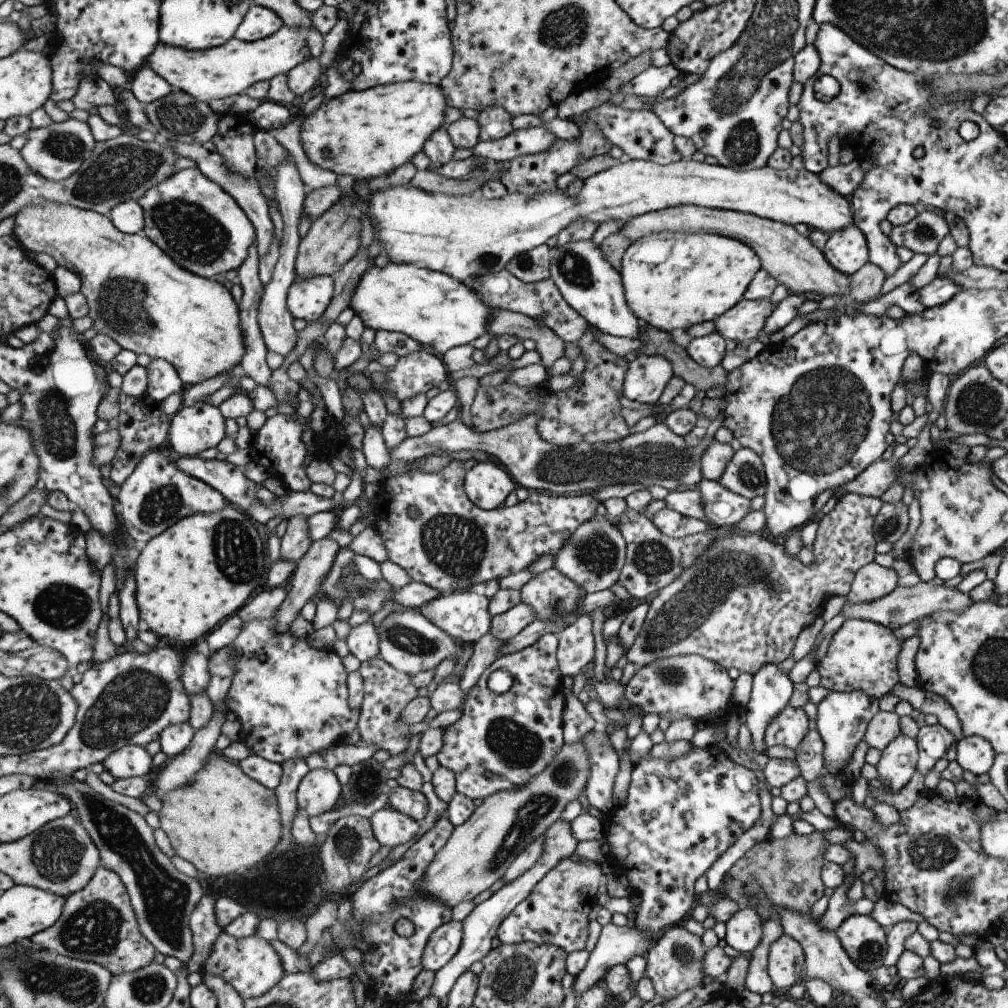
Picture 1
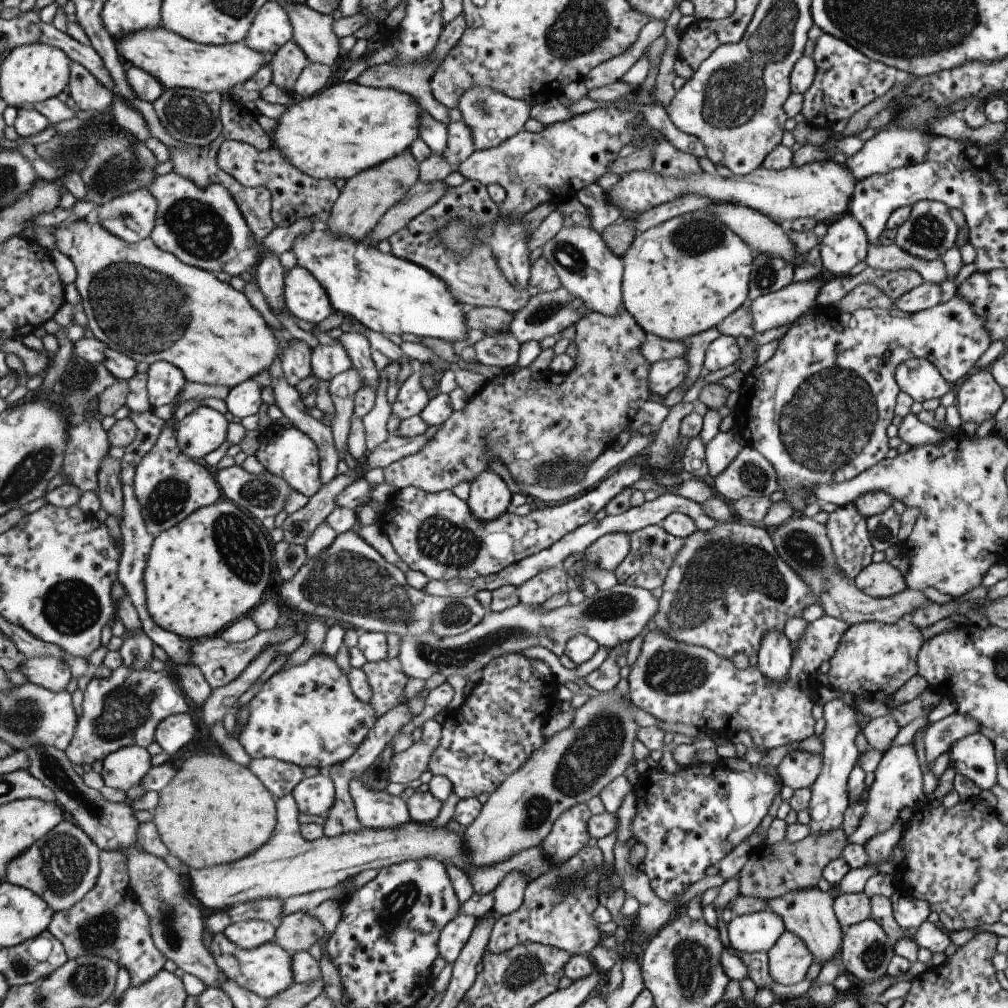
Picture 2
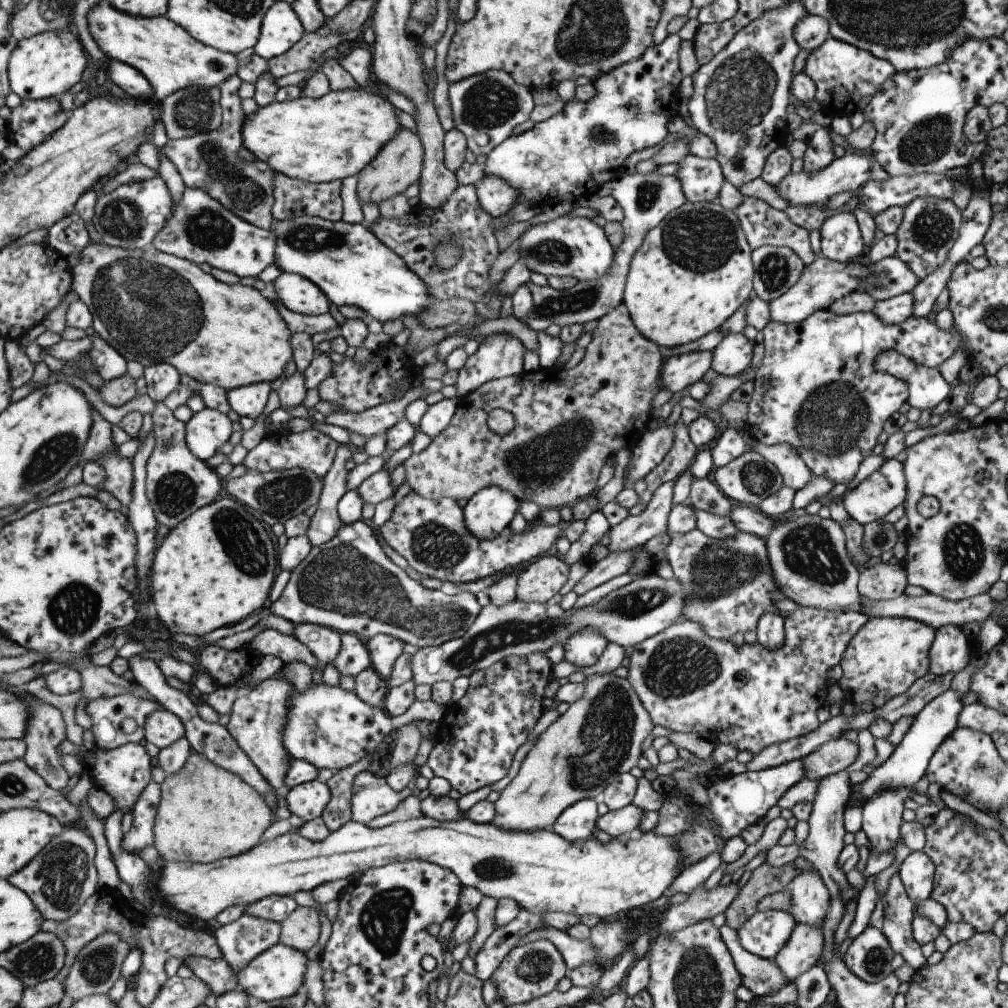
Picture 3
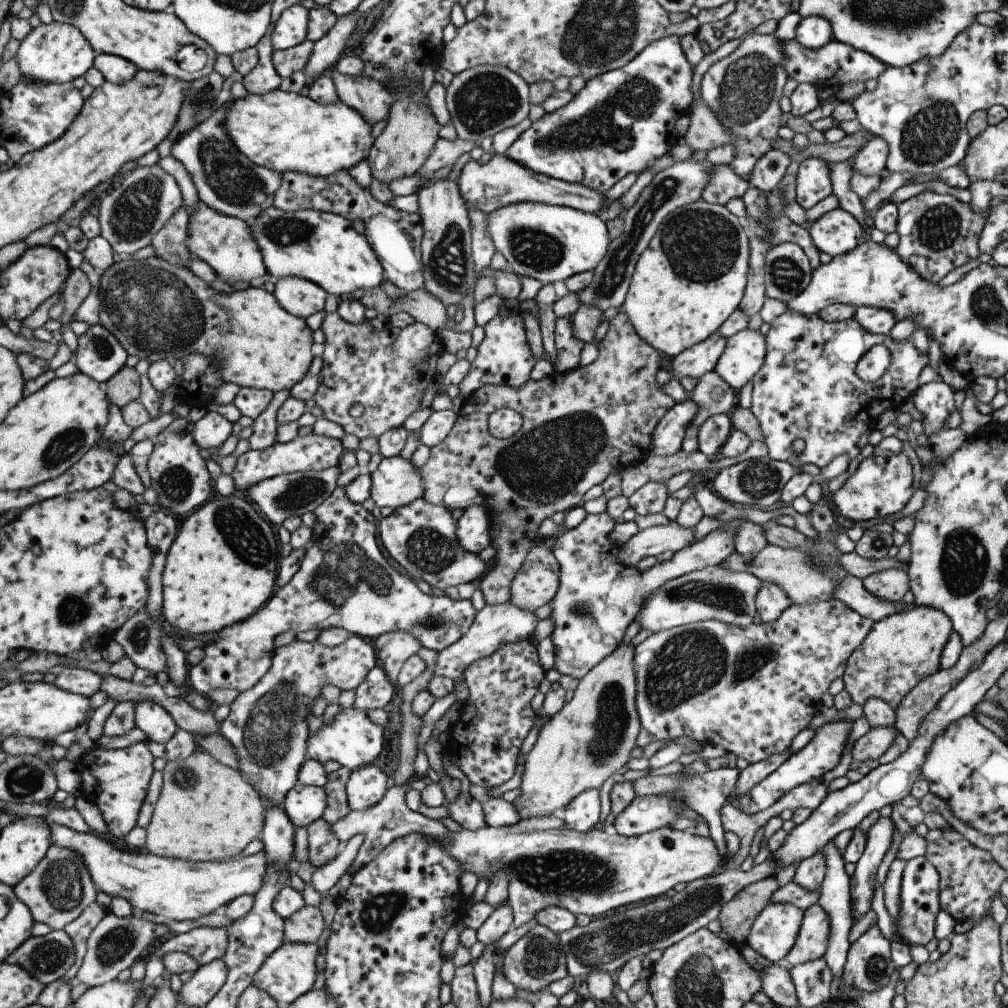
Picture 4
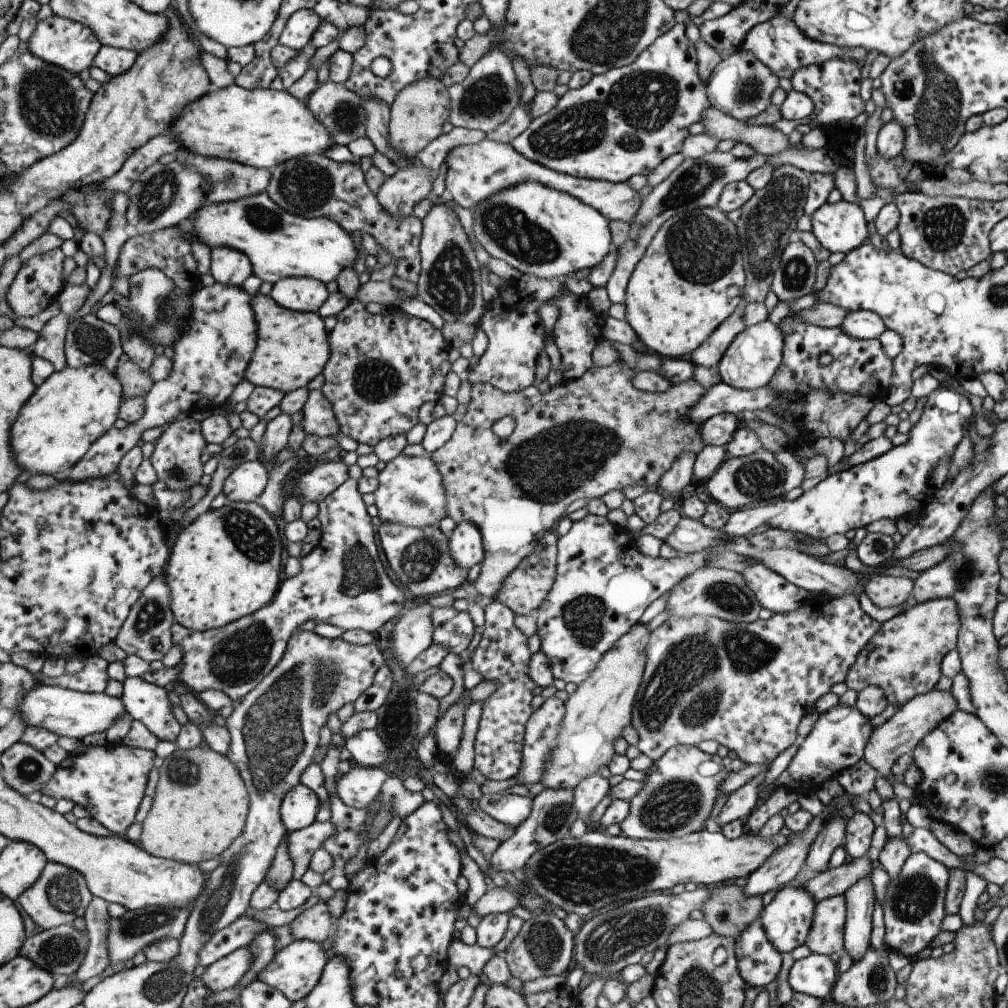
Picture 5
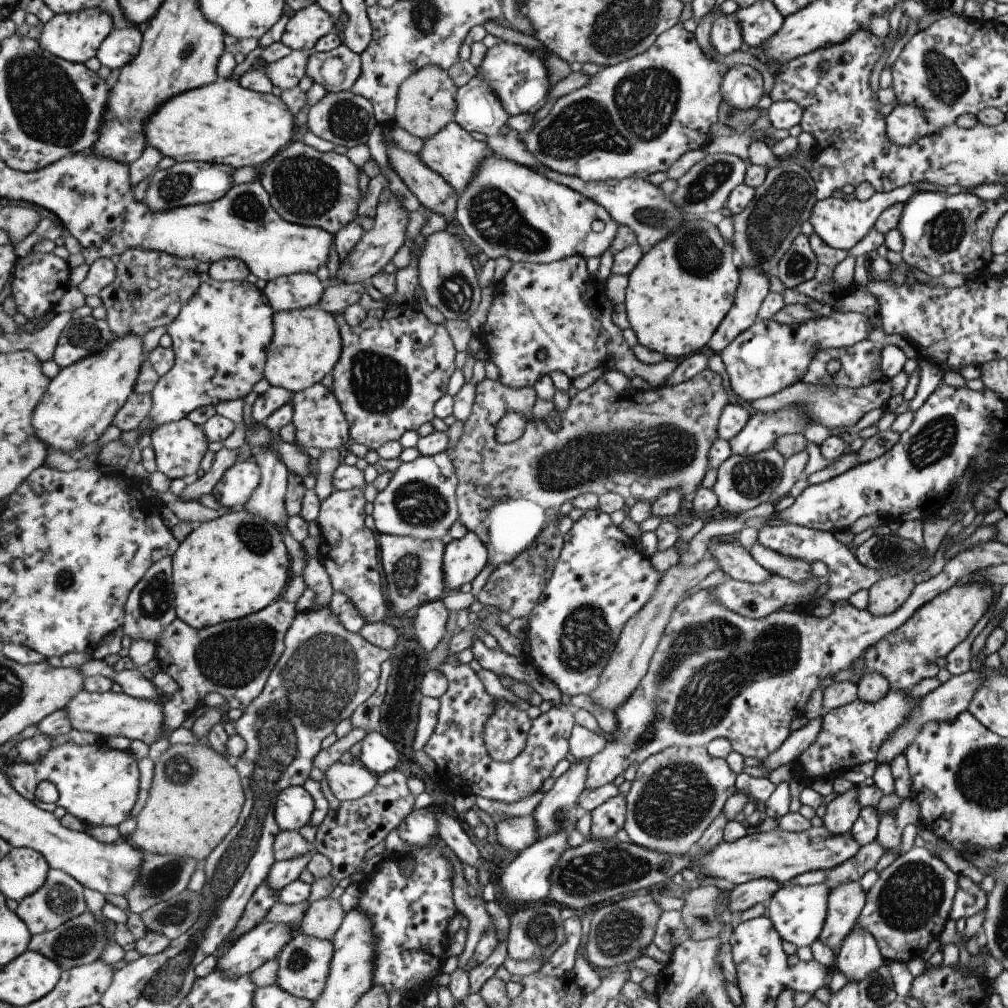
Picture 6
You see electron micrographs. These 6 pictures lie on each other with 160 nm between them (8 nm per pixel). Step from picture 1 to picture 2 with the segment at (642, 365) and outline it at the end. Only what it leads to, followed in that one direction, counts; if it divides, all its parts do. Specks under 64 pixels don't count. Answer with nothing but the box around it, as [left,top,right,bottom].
[648,357,688,399]

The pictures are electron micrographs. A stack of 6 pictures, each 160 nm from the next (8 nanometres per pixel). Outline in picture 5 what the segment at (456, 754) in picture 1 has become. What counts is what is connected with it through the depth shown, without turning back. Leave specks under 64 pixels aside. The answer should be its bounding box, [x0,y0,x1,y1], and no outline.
[470,600,533,780]

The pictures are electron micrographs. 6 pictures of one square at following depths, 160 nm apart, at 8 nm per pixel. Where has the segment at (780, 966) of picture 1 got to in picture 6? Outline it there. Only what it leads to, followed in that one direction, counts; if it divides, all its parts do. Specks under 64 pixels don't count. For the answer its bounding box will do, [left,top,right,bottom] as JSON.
[817,881,865,951]

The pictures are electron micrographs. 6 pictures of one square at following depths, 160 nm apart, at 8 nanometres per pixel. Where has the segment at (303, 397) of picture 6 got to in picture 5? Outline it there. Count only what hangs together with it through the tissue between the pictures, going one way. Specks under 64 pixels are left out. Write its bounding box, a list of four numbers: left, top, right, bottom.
[301,389,342,436]

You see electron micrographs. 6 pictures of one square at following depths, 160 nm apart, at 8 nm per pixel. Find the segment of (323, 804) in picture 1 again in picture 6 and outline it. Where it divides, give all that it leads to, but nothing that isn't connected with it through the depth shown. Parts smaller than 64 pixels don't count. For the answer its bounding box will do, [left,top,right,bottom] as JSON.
[275,785,315,831]

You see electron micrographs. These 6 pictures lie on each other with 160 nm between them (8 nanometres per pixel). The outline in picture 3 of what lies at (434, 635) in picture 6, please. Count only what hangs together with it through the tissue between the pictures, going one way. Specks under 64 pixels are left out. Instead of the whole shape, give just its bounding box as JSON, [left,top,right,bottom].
[366,635,405,679]

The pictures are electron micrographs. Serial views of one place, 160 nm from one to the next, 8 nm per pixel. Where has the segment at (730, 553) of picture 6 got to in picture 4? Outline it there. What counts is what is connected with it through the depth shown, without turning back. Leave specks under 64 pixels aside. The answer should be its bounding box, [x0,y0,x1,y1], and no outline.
[754,581,794,623]

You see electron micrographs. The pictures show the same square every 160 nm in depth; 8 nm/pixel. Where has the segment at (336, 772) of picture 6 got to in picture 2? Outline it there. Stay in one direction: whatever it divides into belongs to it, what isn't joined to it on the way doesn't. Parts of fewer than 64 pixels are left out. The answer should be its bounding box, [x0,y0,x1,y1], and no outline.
[350,780,411,829]

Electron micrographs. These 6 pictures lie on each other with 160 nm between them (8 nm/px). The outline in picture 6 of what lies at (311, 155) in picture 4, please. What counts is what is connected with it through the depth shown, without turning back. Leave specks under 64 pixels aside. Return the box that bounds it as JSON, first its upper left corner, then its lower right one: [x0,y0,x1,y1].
[147,46,295,170]

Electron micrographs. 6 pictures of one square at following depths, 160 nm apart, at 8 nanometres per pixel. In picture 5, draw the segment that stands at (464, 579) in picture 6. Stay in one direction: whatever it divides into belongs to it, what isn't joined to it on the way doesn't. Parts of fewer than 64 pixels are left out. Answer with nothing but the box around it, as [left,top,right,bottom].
[450,521,486,570]

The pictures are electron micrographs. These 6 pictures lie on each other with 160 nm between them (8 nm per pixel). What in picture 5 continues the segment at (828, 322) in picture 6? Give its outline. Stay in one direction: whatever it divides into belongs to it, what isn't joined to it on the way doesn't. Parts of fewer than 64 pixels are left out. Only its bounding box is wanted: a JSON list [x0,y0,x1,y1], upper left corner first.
[716,309,885,390]

